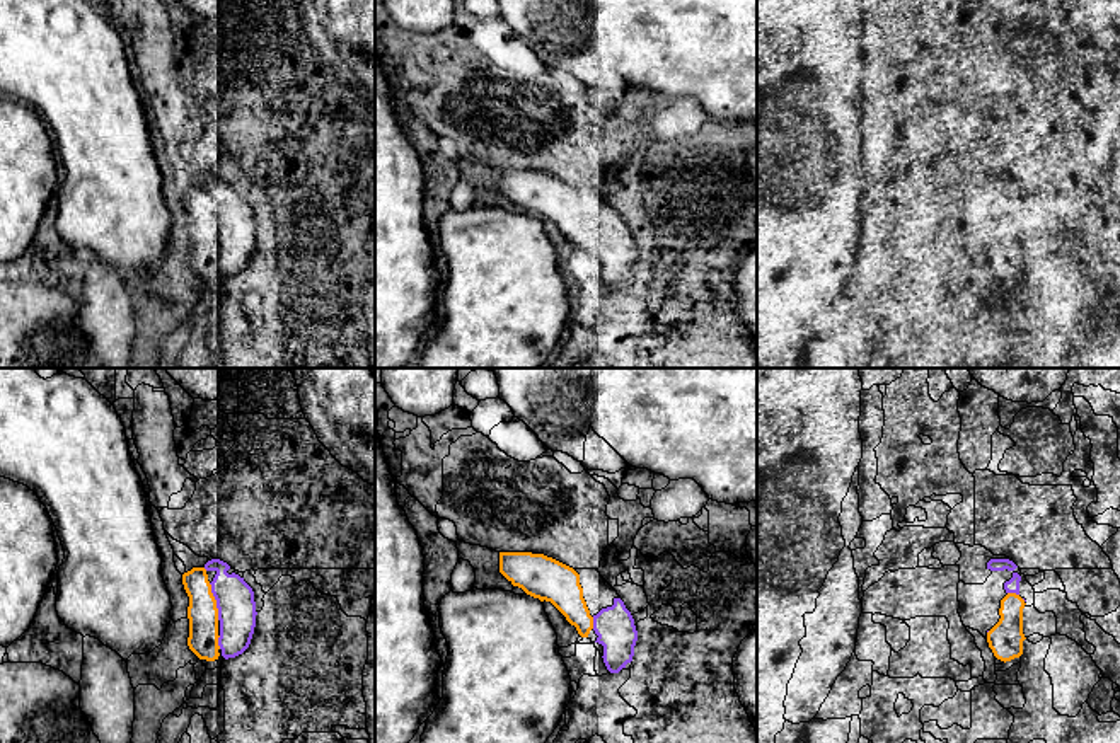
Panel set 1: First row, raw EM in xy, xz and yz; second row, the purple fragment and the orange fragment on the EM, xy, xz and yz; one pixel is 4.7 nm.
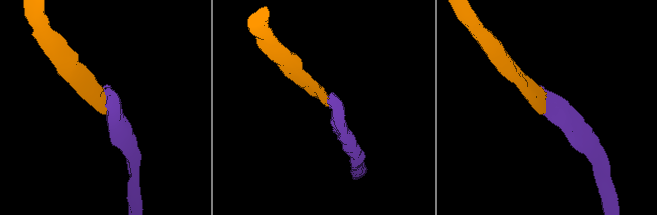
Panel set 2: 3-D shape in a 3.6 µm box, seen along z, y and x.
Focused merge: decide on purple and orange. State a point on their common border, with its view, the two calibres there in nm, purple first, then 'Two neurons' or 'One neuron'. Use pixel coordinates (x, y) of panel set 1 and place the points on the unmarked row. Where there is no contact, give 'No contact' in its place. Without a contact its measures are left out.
Touches purple at xy (217, 220). Thickness 180 nm (purple) against 140 nm. One neuron

